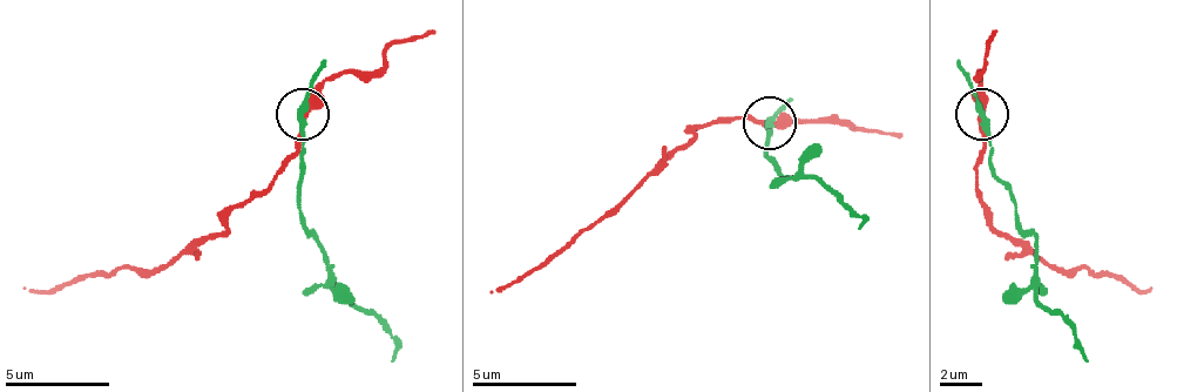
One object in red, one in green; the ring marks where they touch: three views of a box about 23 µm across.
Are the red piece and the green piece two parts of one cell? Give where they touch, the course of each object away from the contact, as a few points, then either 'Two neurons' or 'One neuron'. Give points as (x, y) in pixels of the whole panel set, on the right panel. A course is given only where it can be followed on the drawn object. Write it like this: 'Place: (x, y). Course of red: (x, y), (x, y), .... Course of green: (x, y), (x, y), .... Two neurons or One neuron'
Place: (981, 114). Course of red: (980, 113), (986, 154), (975, 196), (996, 232), (1022, 237), (1059, 269), (1152, 289). Course of green: (980, 113), (991, 175), (1012, 196), (1016, 222), (1033, 237), (1033, 295), (1074, 336), (1089, 362). Two neurons

